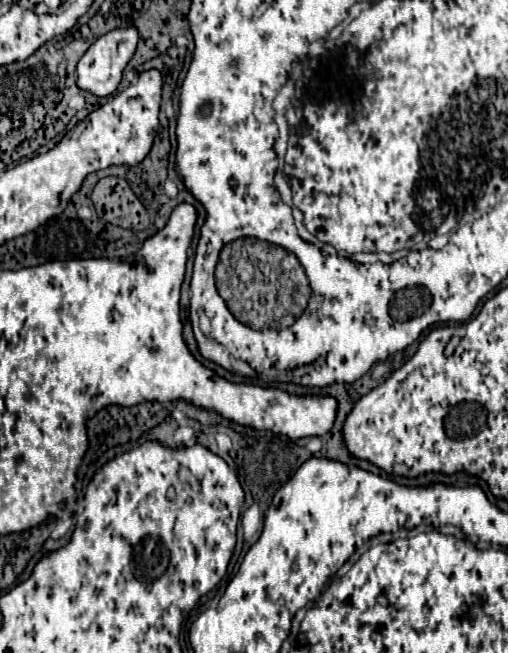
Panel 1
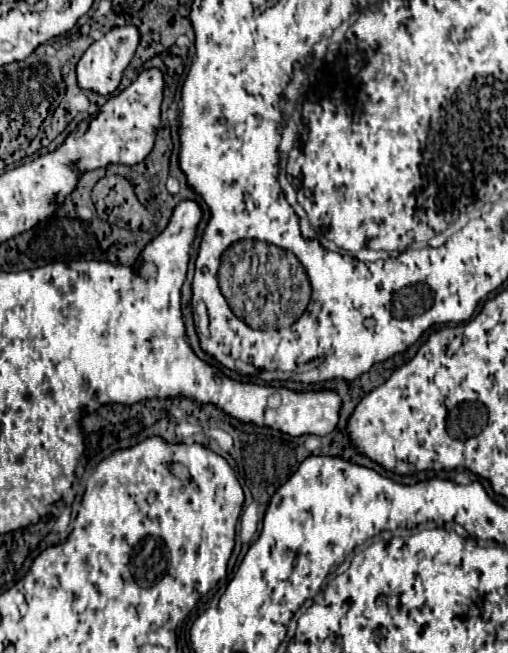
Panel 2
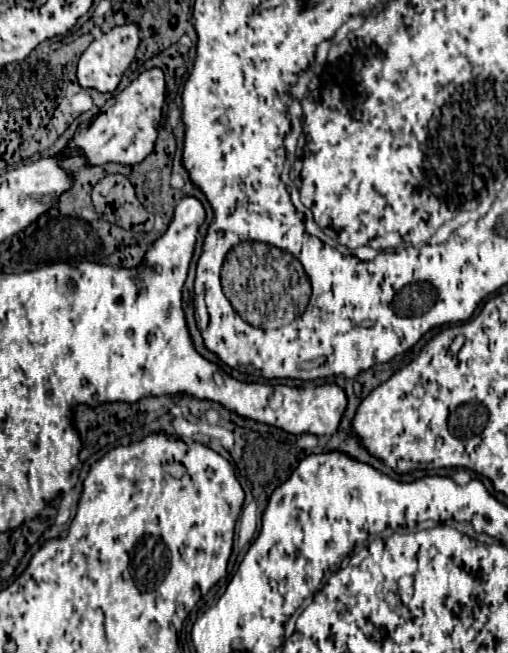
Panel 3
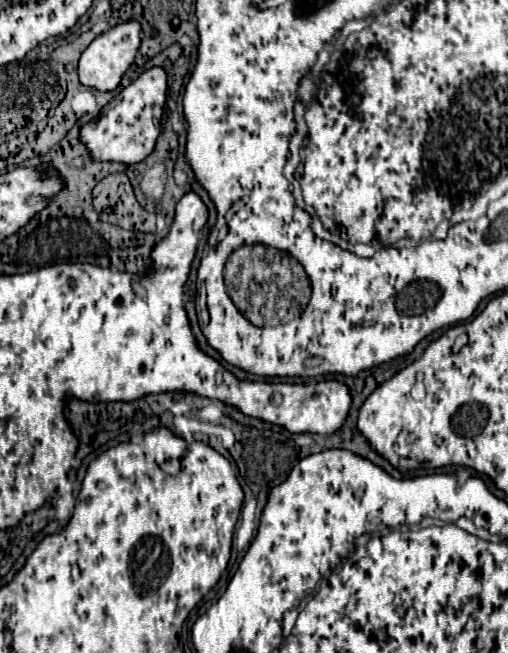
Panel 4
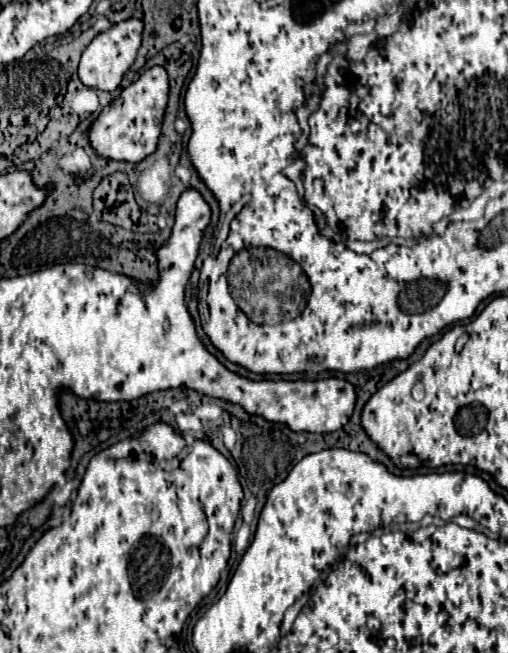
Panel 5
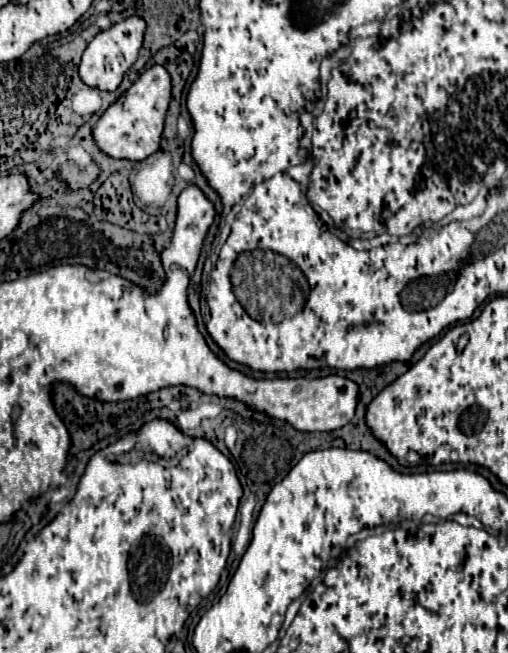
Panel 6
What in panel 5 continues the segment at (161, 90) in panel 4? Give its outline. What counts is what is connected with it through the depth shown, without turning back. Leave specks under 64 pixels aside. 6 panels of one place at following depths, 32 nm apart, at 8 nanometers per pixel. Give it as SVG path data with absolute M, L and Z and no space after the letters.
M152 66L134 84L124 88L118 98L114 98L100 116L86 130L86 138L98 156L106 160L122 162L142 162L156 150L156 142L162 130L162 116L168 104L168 74L162 66Z

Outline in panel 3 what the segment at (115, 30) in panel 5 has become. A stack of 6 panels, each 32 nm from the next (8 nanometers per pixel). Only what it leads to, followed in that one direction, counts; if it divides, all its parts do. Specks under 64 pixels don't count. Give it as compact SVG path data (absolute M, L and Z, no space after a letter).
M124 24L124 26L116 26L110 32L106 32L102 38L94 40L86 52L82 54L82 58L78 60L78 82L82 88L94 88L102 94L114 92L120 84L120 78L124 74L124 70L130 66L130 62L134 60L136 48L140 44L140 32L136 24Z

